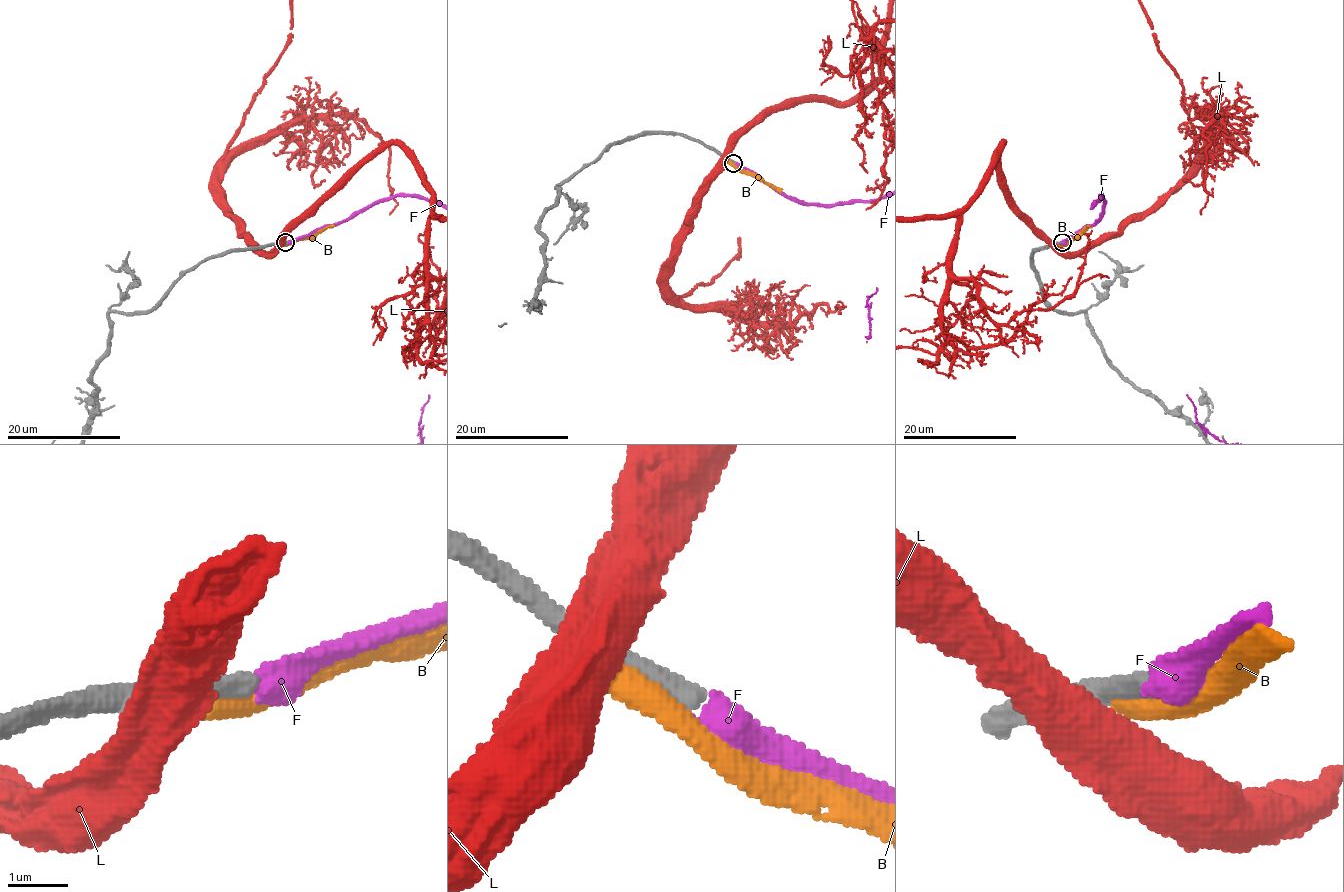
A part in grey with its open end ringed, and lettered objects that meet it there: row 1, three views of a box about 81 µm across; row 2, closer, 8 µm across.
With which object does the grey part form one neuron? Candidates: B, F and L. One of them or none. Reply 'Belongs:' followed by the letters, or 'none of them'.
Belongs: F

